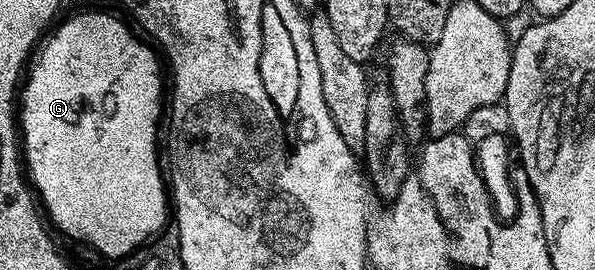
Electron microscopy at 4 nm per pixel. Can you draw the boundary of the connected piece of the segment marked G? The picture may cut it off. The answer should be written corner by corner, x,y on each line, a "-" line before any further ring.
81,16
81,20
73,20
73,24
65,24
65,28
57,32
57,40
49,44
49,52
45,52
45,60
41,60
41,68
33,72
33,84
29,84
29,100
25,100
25,132
29,132
29,160
33,160
33,176
37,176
41,192
45,192
45,200
49,200
53,216
57,216
57,224
61,224
61,228
69,228
73,236
93,240
93,244
97,244
97,248
105,248
105,252
125,252
125,248
133,248
145,232
153,232
153,228
161,224
161,196
167,191
167,184
163,179
162,165
161,168
157,165
157,119
163,116
163,109
157,105
158,70
153,56
149,56
141,44
133,44
133,40
129,40
129,32
125,32
117,20
109,20
109,16

